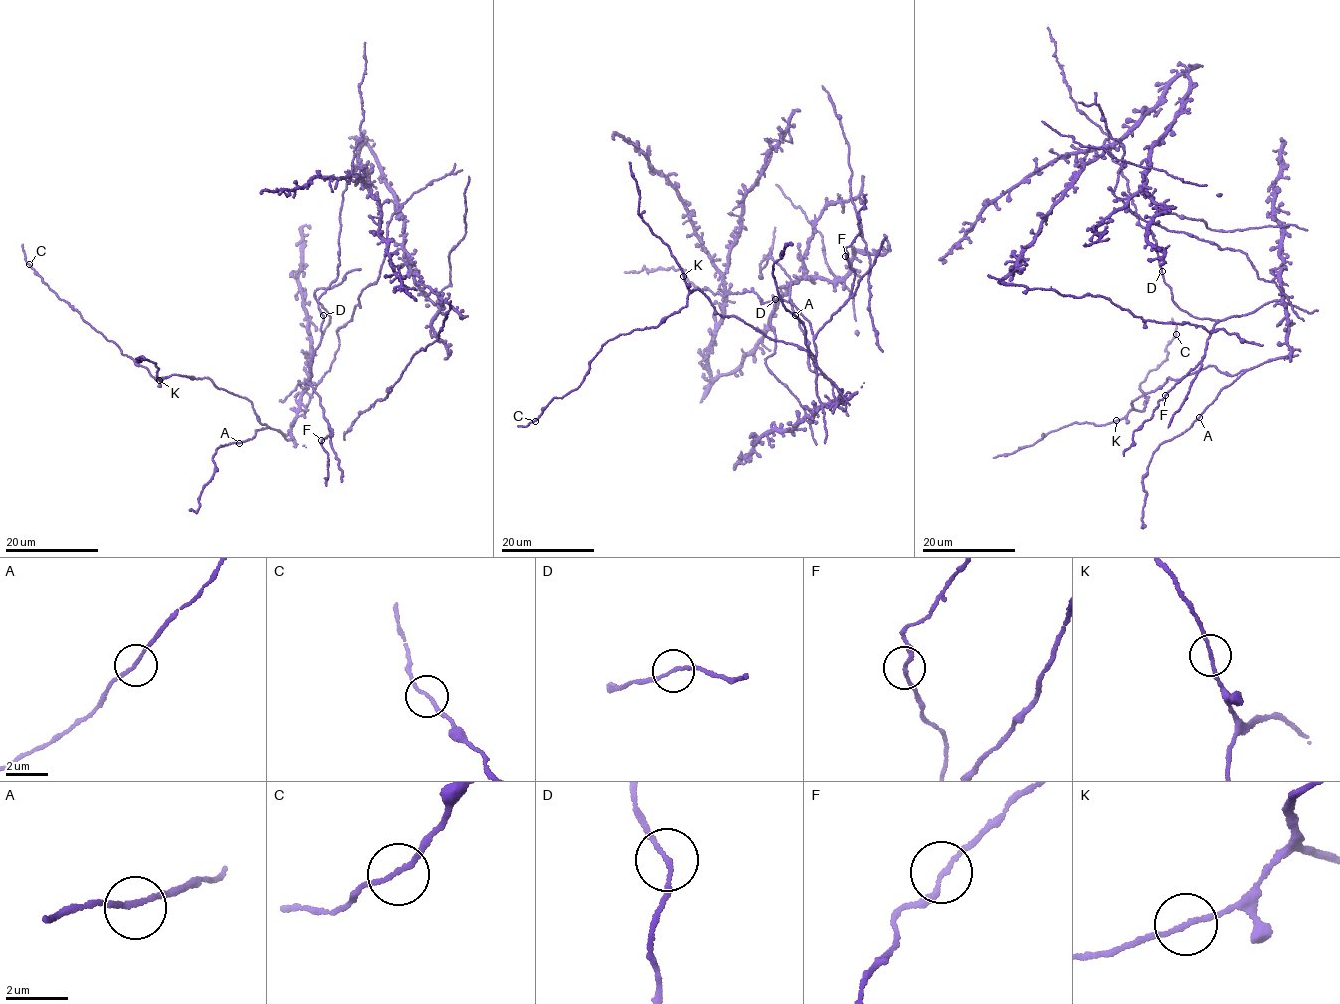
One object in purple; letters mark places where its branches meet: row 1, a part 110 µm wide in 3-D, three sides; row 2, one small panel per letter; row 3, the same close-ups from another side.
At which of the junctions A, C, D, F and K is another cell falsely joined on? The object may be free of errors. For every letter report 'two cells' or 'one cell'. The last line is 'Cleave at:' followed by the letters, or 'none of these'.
A: one cell
C: one cell
D: one cell
F: one cell
K: one cell
Cleave at: none of these

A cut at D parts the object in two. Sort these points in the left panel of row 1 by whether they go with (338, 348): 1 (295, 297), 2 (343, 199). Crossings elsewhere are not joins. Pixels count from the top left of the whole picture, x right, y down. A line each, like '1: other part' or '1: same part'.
1: same part
2: other part

